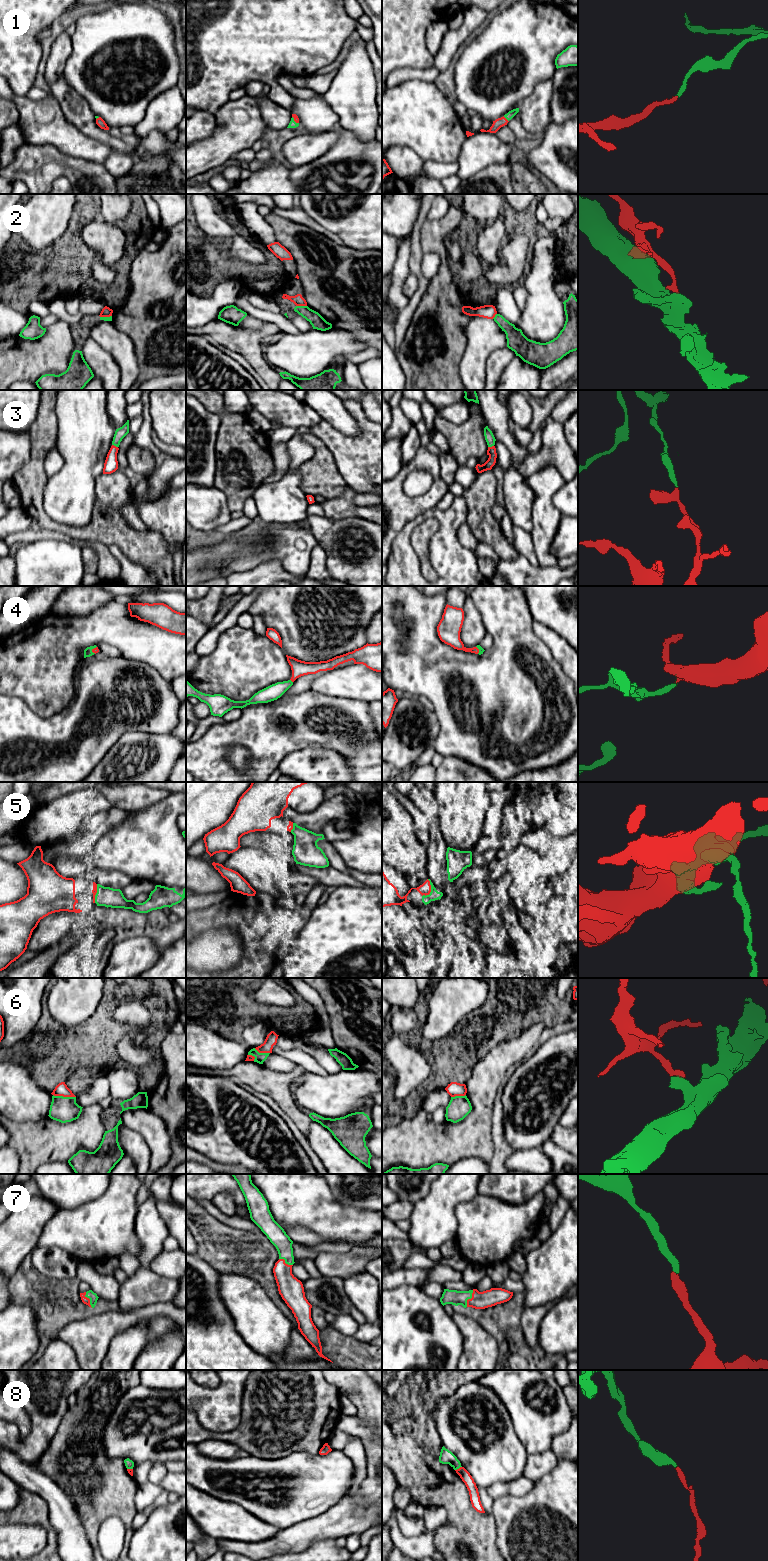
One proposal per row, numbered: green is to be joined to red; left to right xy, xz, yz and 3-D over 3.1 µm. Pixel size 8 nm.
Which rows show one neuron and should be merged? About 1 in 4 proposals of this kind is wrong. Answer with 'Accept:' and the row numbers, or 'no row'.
Accept: 1, 3, 4, 5, 7

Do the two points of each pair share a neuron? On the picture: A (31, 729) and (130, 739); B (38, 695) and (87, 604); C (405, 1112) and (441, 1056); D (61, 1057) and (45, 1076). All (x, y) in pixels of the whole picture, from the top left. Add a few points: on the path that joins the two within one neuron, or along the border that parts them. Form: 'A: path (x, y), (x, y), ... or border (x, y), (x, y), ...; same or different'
A: border (142, 732), (126, 731), (104, 756); different
B: border (102, 605), (82, 615), (57, 615); different
C: path (416, 1098), (441, 1073), (441, 1070); same
D: path (56, 1062), (48, 1071); same

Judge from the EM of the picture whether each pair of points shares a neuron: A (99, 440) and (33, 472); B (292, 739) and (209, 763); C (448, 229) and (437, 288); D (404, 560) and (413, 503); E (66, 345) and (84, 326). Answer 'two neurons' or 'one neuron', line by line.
A: two neurons
B: one neuron
C: one neuron
D: two neurons
E: two neurons

